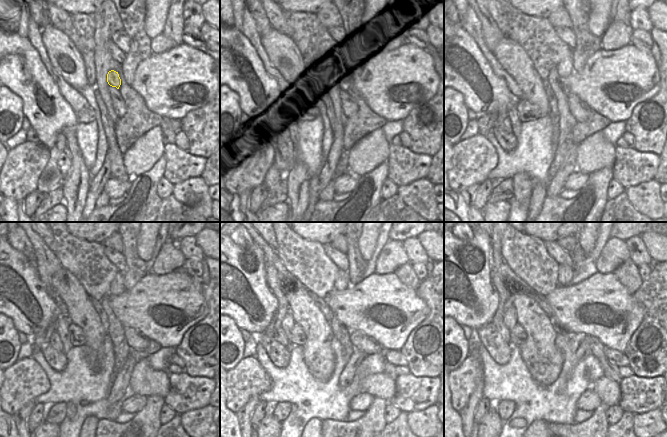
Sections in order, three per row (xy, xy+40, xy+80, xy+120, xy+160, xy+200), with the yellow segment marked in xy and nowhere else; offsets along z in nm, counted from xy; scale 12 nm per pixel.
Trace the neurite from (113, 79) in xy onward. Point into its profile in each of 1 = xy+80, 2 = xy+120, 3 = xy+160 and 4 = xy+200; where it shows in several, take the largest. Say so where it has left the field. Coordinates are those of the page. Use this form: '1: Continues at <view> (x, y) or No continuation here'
1: Continues at xy+80 (565, 67)
2: Continues at xy+120 (117, 286)
3: Continues at xy+160 (341, 282)
4: Continues at xy+200 (565, 273).

